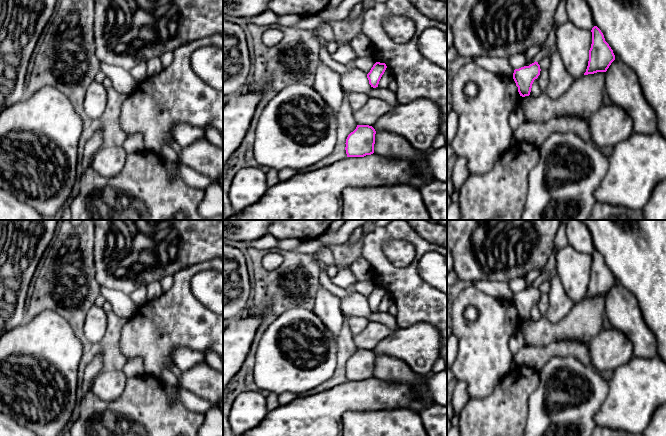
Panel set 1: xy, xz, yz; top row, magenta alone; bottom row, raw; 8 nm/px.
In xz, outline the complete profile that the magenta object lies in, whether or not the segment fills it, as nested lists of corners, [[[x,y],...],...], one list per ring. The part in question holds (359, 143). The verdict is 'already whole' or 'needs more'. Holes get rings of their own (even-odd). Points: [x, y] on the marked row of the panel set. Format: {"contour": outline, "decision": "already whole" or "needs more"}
{"contour": [[[357,125],[346,139],[347,157],[364,157],[374,153],[376,131],[369,125]]], "decision": "already whole"}

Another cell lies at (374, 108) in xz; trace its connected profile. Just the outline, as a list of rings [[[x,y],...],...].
[[[370,97],[361,109],[353,111],[353,116],[357,125],[372,126],[380,116],[392,110],[395,106],[379,98]]]

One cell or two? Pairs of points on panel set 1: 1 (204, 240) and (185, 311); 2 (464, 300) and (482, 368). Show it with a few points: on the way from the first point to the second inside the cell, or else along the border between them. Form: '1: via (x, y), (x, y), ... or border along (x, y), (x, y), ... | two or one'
1: border along (212, 259), (206, 262), (193, 263), (176, 272) | two
2: via (459, 317), (460, 325), (482, 347), (482, 351) | one

